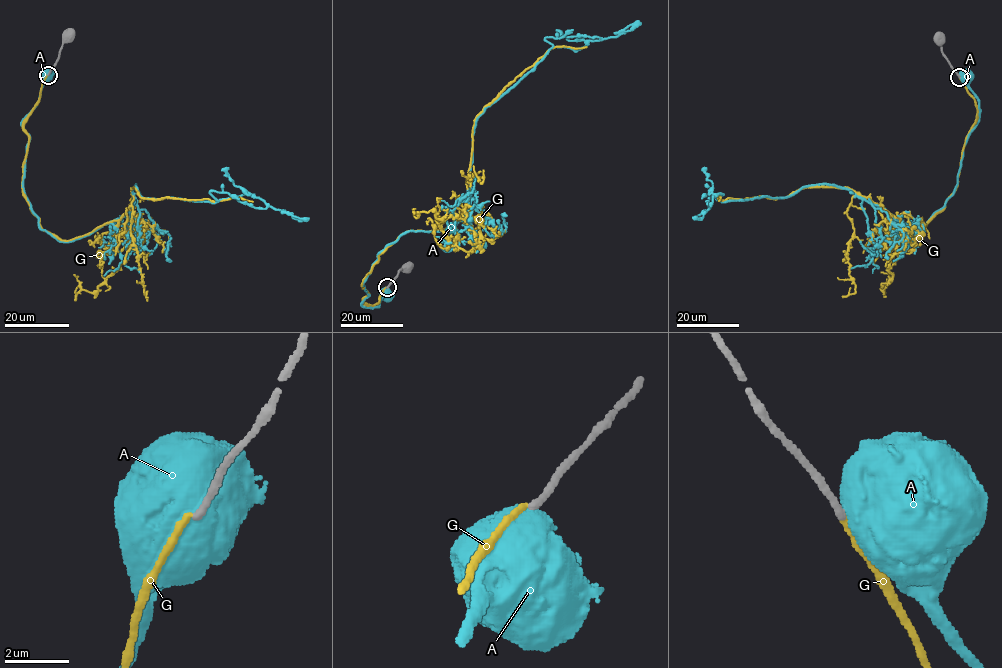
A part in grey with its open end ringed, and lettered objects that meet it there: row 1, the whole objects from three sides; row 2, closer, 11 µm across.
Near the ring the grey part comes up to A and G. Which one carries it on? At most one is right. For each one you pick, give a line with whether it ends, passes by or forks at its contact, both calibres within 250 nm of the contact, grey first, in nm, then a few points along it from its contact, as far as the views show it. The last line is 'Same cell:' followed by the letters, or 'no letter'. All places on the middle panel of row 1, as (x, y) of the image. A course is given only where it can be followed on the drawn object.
Same cell: no letter

